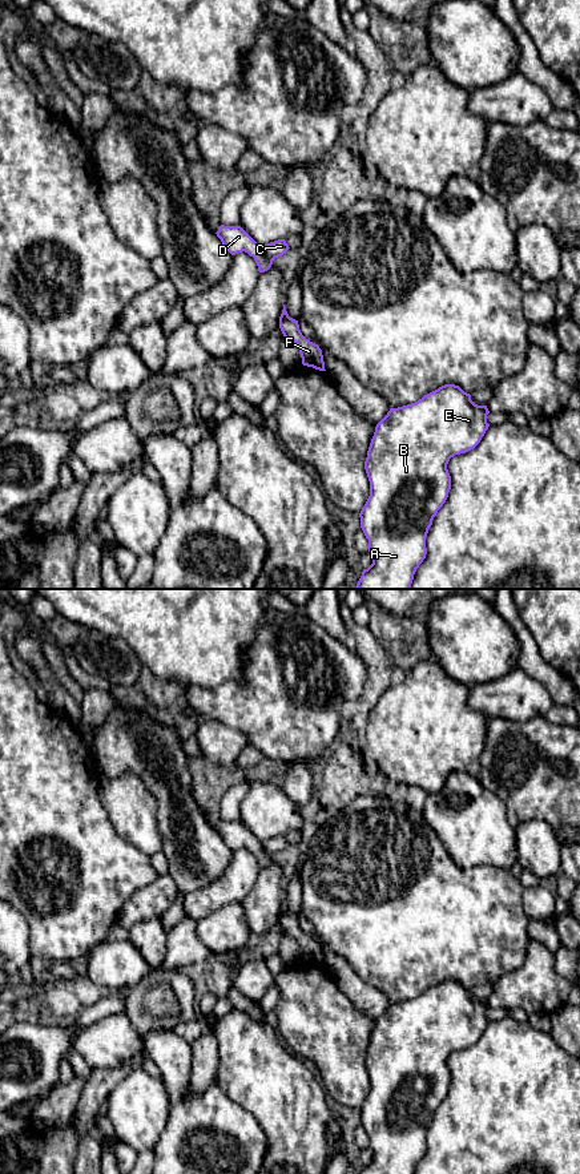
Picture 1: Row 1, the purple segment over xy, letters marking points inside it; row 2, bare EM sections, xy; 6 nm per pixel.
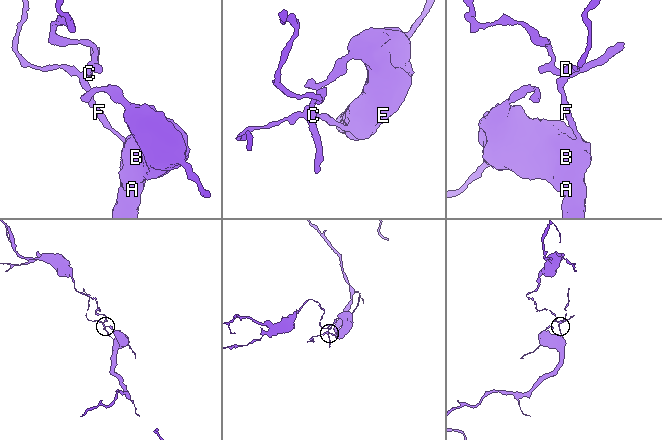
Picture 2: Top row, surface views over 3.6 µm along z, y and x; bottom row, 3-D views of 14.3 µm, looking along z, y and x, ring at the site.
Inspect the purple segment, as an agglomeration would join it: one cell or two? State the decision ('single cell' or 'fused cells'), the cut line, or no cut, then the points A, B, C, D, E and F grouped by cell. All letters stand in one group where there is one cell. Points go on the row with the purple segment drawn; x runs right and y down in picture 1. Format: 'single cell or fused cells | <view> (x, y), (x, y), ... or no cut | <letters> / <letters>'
fused cells | xy (261, 247), (272, 261) | A B D E F / C

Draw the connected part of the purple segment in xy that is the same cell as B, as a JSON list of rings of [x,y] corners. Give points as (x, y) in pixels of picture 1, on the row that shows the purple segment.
[[[444,384],[424,395],[415,403],[390,408],[376,424],[371,439],[364,469],[370,481],[370,496],[362,508],[361,528],[368,540],[372,564],[363,569],[355,589],[410,589],[414,574],[427,554],[426,537],[432,520],[443,507],[451,489],[447,464],[455,455],[474,449],[484,436],[490,424],[487,406],[478,406],[471,395],[459,386]]]

